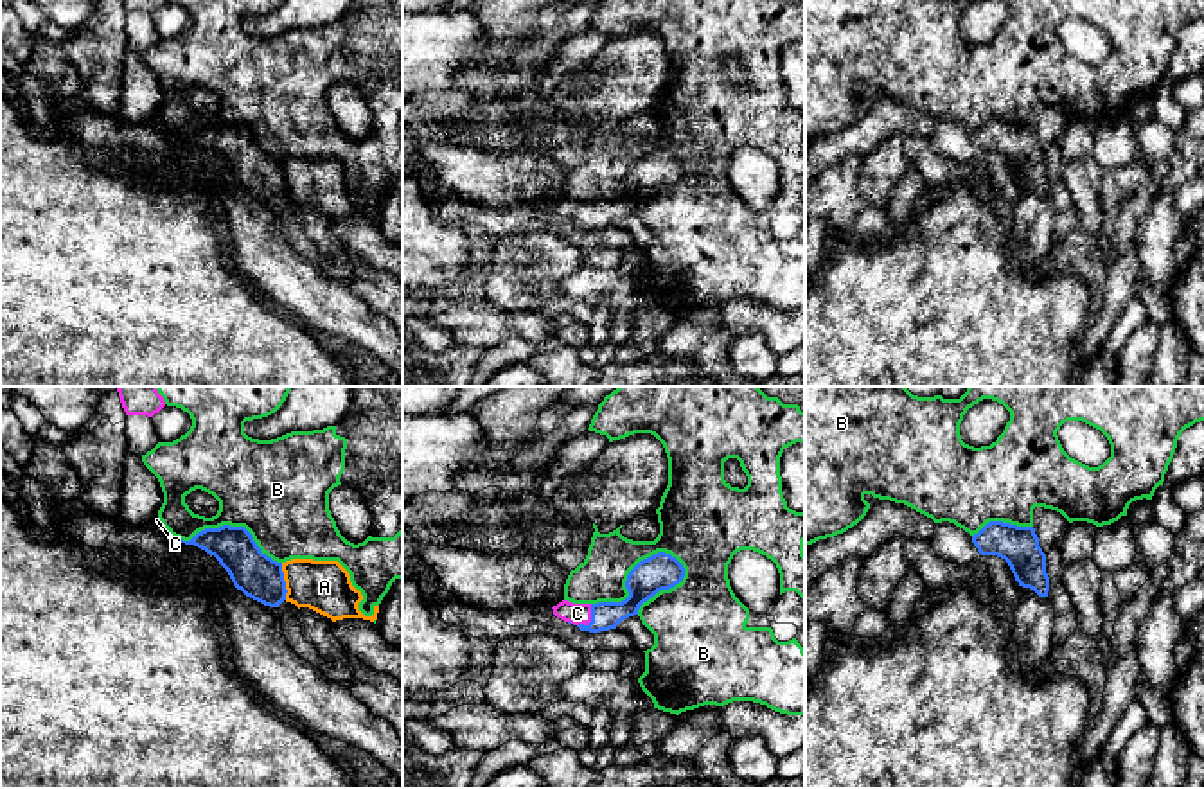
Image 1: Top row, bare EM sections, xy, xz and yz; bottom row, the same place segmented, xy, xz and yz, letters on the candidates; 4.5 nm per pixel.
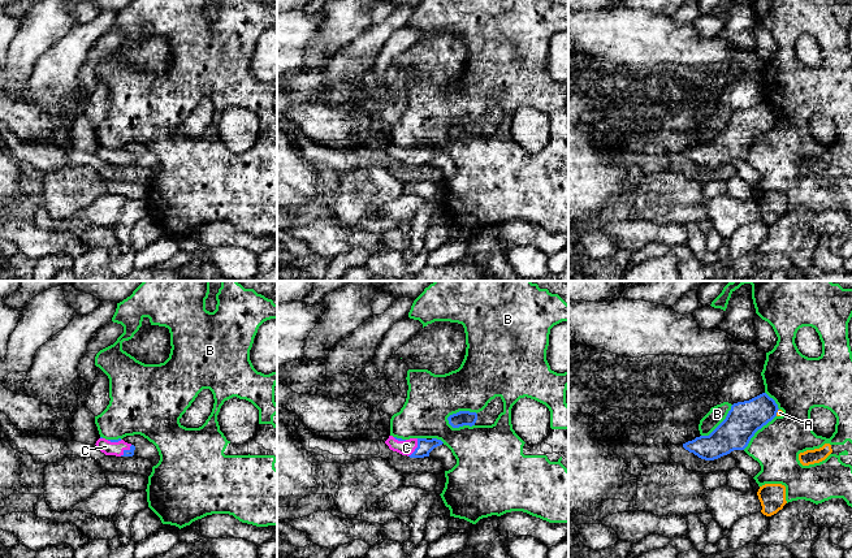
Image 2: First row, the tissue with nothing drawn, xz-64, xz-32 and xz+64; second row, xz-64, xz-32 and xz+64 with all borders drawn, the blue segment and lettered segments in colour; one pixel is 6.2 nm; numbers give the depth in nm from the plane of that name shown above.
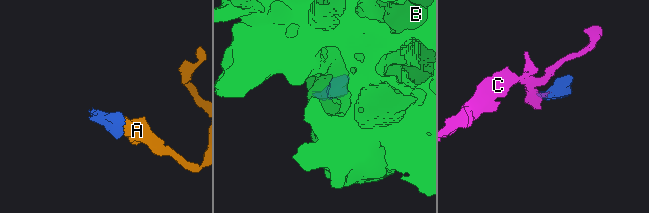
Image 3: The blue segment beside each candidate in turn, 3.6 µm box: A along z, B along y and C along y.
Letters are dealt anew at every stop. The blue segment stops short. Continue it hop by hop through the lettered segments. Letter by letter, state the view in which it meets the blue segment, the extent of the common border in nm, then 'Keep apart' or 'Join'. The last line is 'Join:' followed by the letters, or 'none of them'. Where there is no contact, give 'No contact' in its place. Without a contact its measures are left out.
A: Touches blue in xy. Shared border 170 nm. Keep apart
B: Touches blue in xz. Shared border 460 nm. Keep apart
C: Touches blue in xz. Shared border 140 nm. Join
Join: C

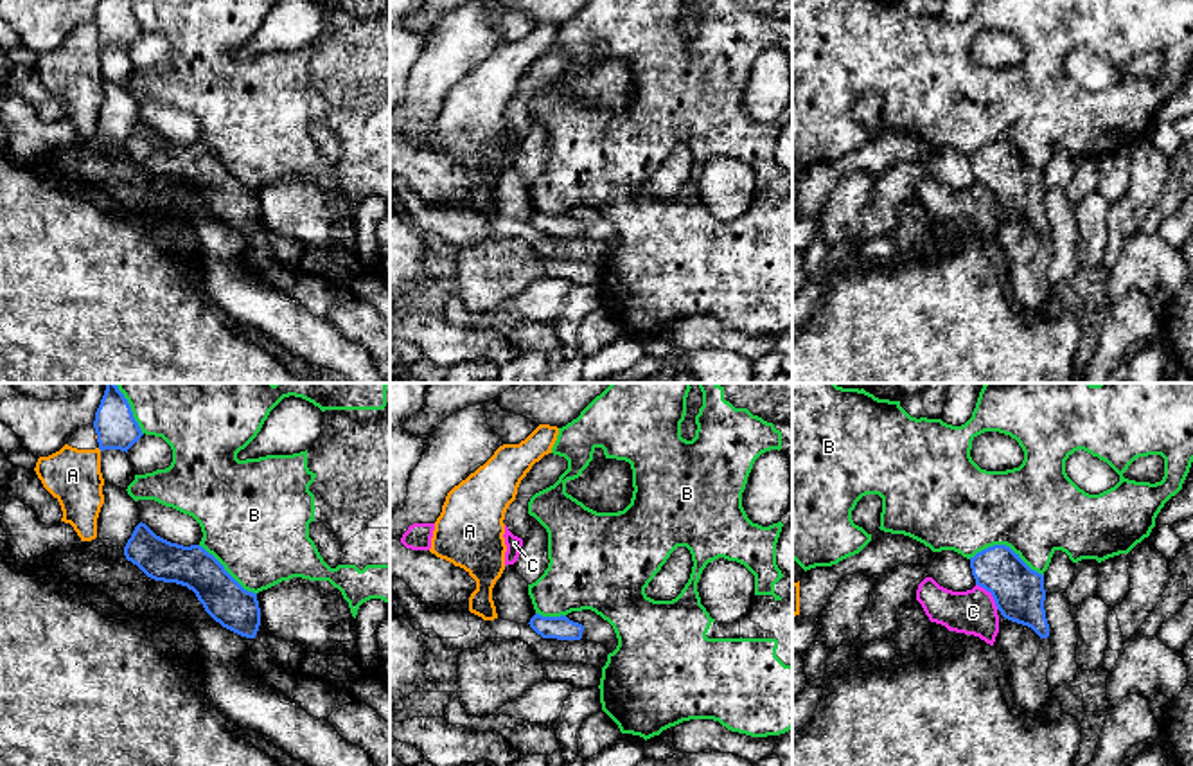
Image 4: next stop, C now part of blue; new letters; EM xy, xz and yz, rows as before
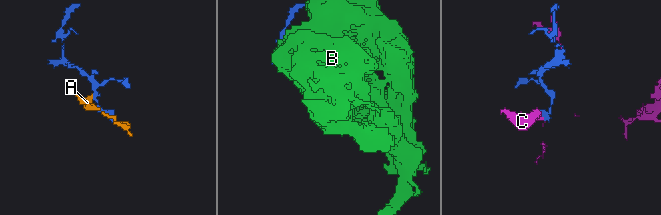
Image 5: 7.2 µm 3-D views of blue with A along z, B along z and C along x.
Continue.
A: No contact. Keep apart
B: Touches blue in yz. Shared border 340 nm. Keep apart
C: Touches blue in yz. Shared border 160 nm. Keep apart
Join: none of them

